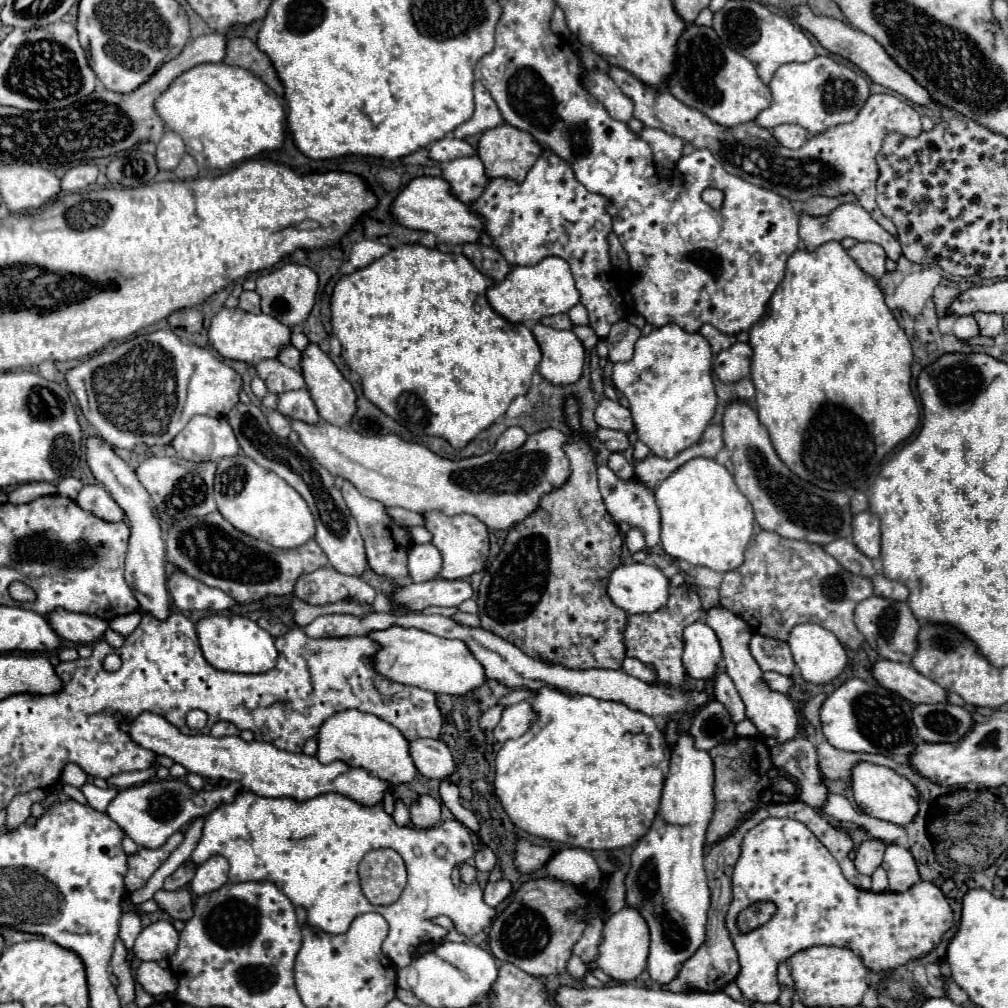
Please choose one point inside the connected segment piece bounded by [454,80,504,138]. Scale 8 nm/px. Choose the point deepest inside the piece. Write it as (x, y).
(486, 116)

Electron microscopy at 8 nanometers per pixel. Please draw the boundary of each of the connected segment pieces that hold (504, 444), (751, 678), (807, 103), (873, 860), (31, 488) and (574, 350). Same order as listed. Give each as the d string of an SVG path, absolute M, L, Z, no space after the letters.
M512 426L512 428L506 428L502 432L502 436L496 440L494 448L498 452L512 452L512 450L520 448L524 444L524 440L526 440L526 432L522 428L518 428L518 426Z
M712 606L710 610L706 610L706 624L716 632L718 640L722 644L726 674L732 678L740 698L744 700L746 716L754 722L754 726L762 734L776 738L778 744L798 736L798 732L800 732L798 714L796 714L792 702L784 694L774 692L772 688L768 688L768 684L764 684L762 670L760 670L758 662L752 658L752 654L748 650L748 642L752 638L752 630L748 628L748 624L744 624L744 620L740 620L740 616L736 616L732 610L728 610L724 606Z
M816 56L810 62L784 64L776 70L768 86L772 90L772 104L756 118L756 124L768 130L778 124L798 124L810 134L826 132L832 126L852 122L870 96L868 80L858 70L840 64L830 56Z
M866 840L866 842L862 842L858 846L856 858L854 858L854 864L856 864L858 872L870 876L882 864L884 850L886 850L886 844L882 840Z
M30 482L30 484L20 484L14 490L10 490L8 500L12 504L26 504L26 502L32 502L32 500L36 500L40 496L50 496L50 494L56 494L56 492L58 492L58 488L54 484Z
M544 324L532 328L542 350L538 372L556 386L568 386L580 380L584 366L584 346L572 330L556 330Z

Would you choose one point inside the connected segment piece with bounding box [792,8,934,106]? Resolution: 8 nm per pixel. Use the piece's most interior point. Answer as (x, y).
(836, 36)

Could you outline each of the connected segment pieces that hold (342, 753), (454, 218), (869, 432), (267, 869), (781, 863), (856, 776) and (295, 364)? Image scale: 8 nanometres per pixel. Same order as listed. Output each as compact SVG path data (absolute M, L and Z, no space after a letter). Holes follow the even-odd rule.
M360 710L336 712L320 726L316 758L322 764L342 760L348 766L364 768L366 772L372 772L372 776L380 776L380 780L388 780L392 784L410 782L416 776L416 766L408 752L408 740L392 724Z
M414 178L394 200L392 216L402 226L412 230L432 232L440 244L448 246L464 246L466 242L478 242L480 234L484 232L484 218L472 212L464 202L452 196L448 182L444 178Z
M828 242L818 246L814 252L806 250L796 250L786 264L786 276L782 284L776 288L774 296L770 298L766 314L750 328L750 346L754 350L752 356L752 382L756 386L756 404L758 404L758 418L760 422L768 428L772 446L780 460L802 480L816 484L818 488L824 490L840 490L840 492L856 492L864 490L872 484L872 480L880 474L882 460L888 452L892 452L898 444L908 440L914 430L918 428L920 422L920 408L918 402L912 394L910 388L910 378L912 378L912 346L910 340L906 338L904 330L898 326L896 318L888 310L884 302L884 294L878 288L876 280L868 276L850 256L848 252L840 246L840 242Z
M240 790L232 802L220 804L206 816L202 838L192 852L192 862L202 864L216 854L230 862L230 882L274 882L294 906L308 910L308 924L324 932L342 934L354 916L364 912L382 914L390 924L382 952L396 968L408 966L418 954L432 950L446 938L446 930L434 926L430 918L446 914L456 930L470 938L482 932L496 916L496 910L482 900L482 890L476 882L456 888L450 878L454 866L474 856L468 828L458 820L446 820L428 830L398 826L382 802L374 806L356 804L356 800L336 792L298 802L294 798L266 798L250 790ZM438 844L448 848L448 856L434 856ZM374 848L394 848L404 858L408 884L402 896L390 906L370 904L358 882L358 862Z
M766 818L744 836L742 852L732 874L732 890L734 898L726 914L726 928L732 936L740 960L740 974L736 976L736 984L746 1000L764 1004L776 1002L780 996L780 984L776 976L778 964L786 962L800 950L818 944L844 948L848 946L868 970L890 972L894 968L906 966L912 960L924 958L926 954L936 950L942 936L954 924L954 912L936 884L920 880L906 892L860 890L844 878L836 858L826 850L826 846L802 822L788 818ZM760 900L772 900L778 906L778 912L764 926L758 926L748 934L740 934L736 928L738 912Z
M868 762L856 764L852 770L852 792L856 804L864 814L892 822L896 826L908 826L918 814L918 790L910 784L910 780L890 768Z
M286 346L286 348L282 348L282 352L280 352L278 360L280 360L282 364L286 364L286 366L294 368L296 372L300 372L300 360L302 360L302 352L300 352L300 350L296 350L294 346Z

